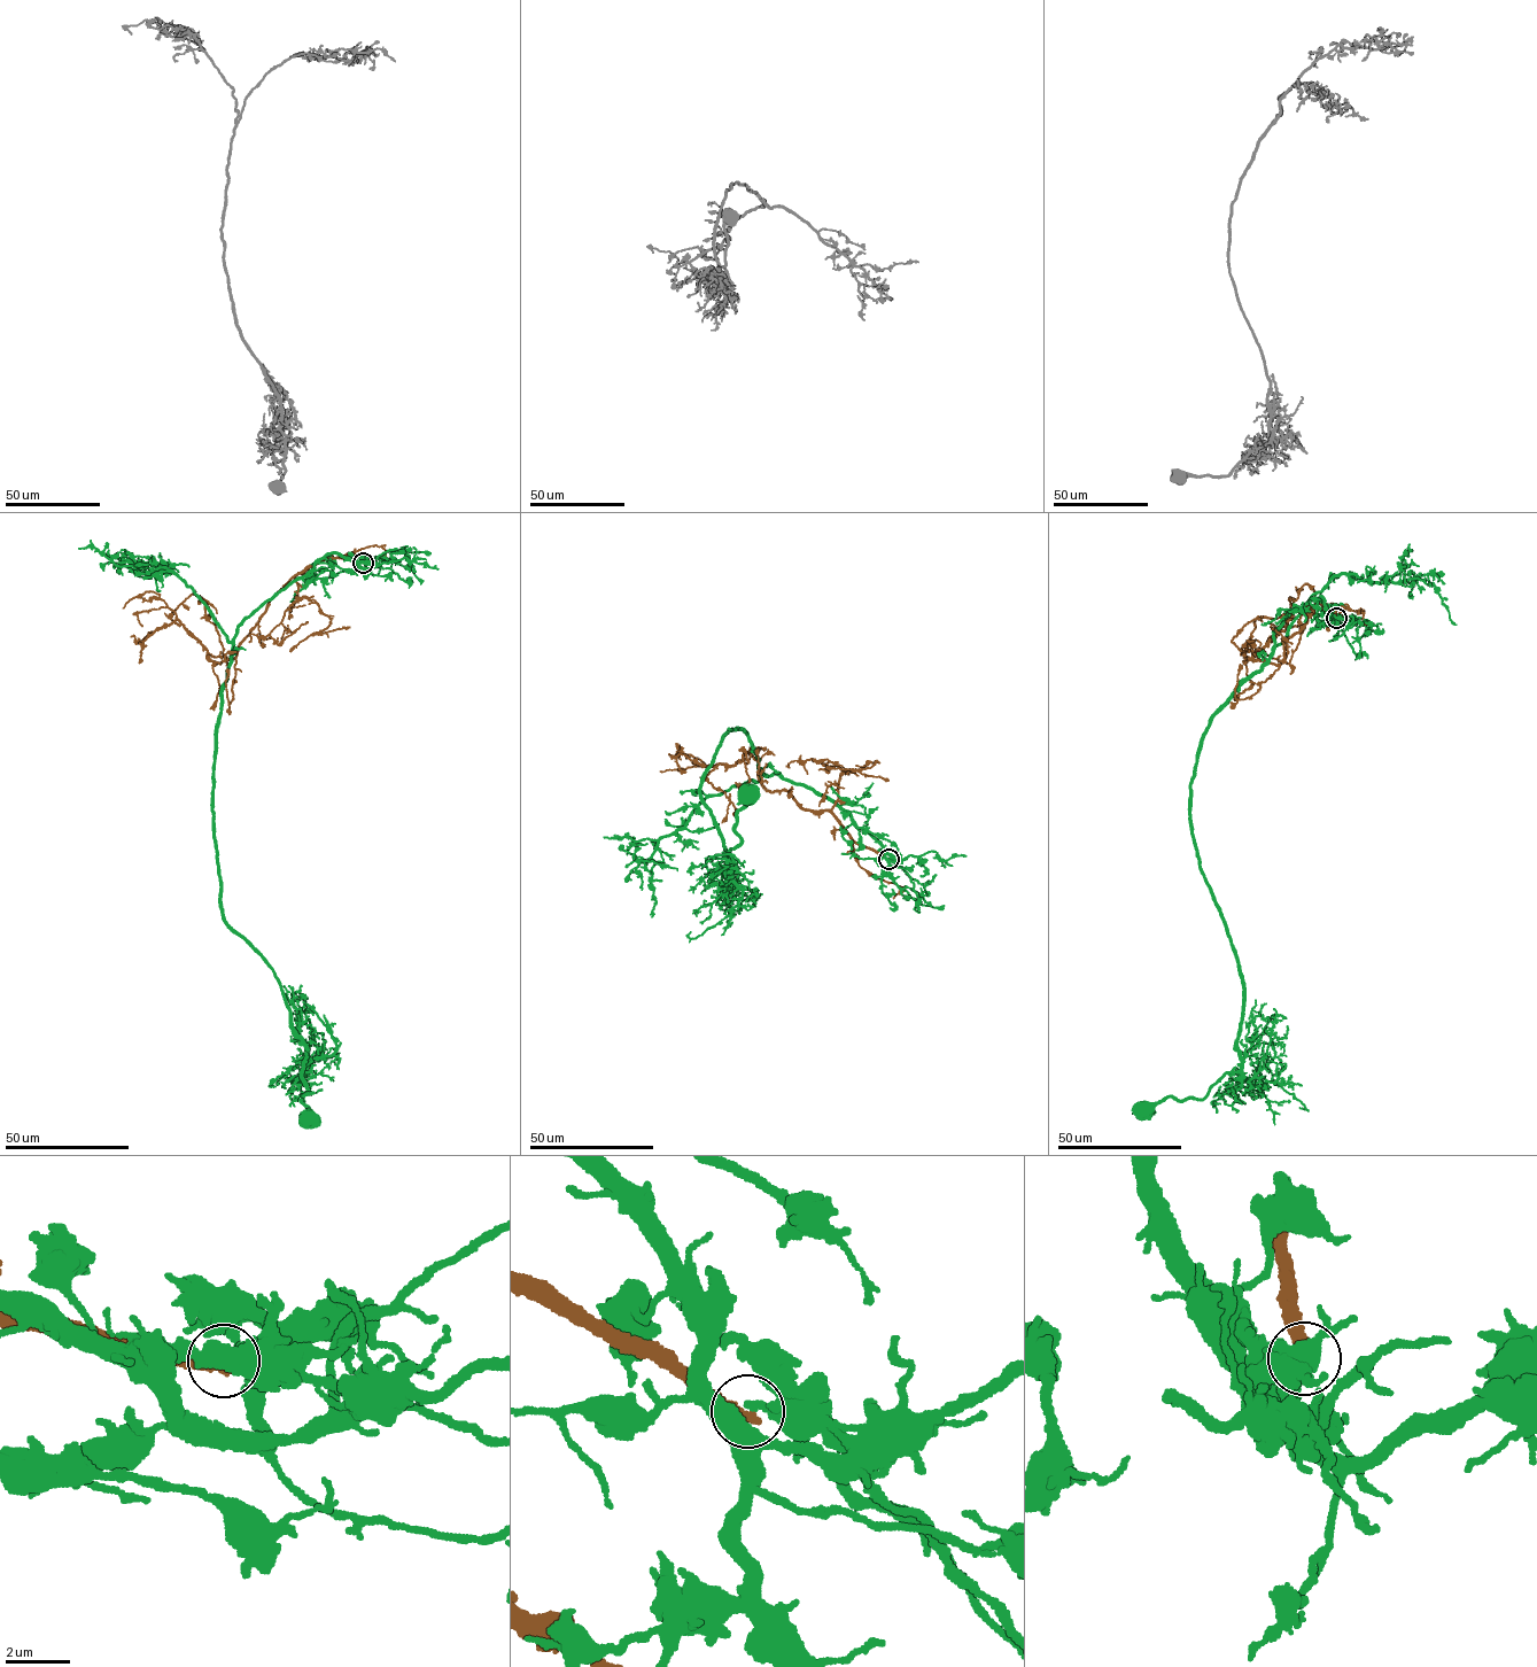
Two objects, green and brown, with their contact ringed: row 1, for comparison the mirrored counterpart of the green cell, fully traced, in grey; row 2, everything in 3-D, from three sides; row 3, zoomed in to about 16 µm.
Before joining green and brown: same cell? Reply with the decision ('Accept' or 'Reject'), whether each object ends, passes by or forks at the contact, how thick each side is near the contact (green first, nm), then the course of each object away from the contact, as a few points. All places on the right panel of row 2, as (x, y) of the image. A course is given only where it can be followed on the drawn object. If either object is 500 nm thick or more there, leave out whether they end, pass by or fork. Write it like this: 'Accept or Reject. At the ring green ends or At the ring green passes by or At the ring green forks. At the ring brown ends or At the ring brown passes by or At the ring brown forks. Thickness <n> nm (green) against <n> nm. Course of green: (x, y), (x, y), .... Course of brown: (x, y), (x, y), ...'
Reject. At the ring green ends. At the ring brown ends. Thickness 320 nm (green) against 440 nm. Course of green: (1336, 618), (1321, 596), (1298, 606), (1203, 734), (1192, 835), (1242, 976), (1241, 1069), (1203, 1099), (1141, 1111). Course of brown: (1336, 618), (1335, 604), (1311, 604), (1282, 660), (1254, 658), (1283, 619), (1318, 602), (1328, 630)

